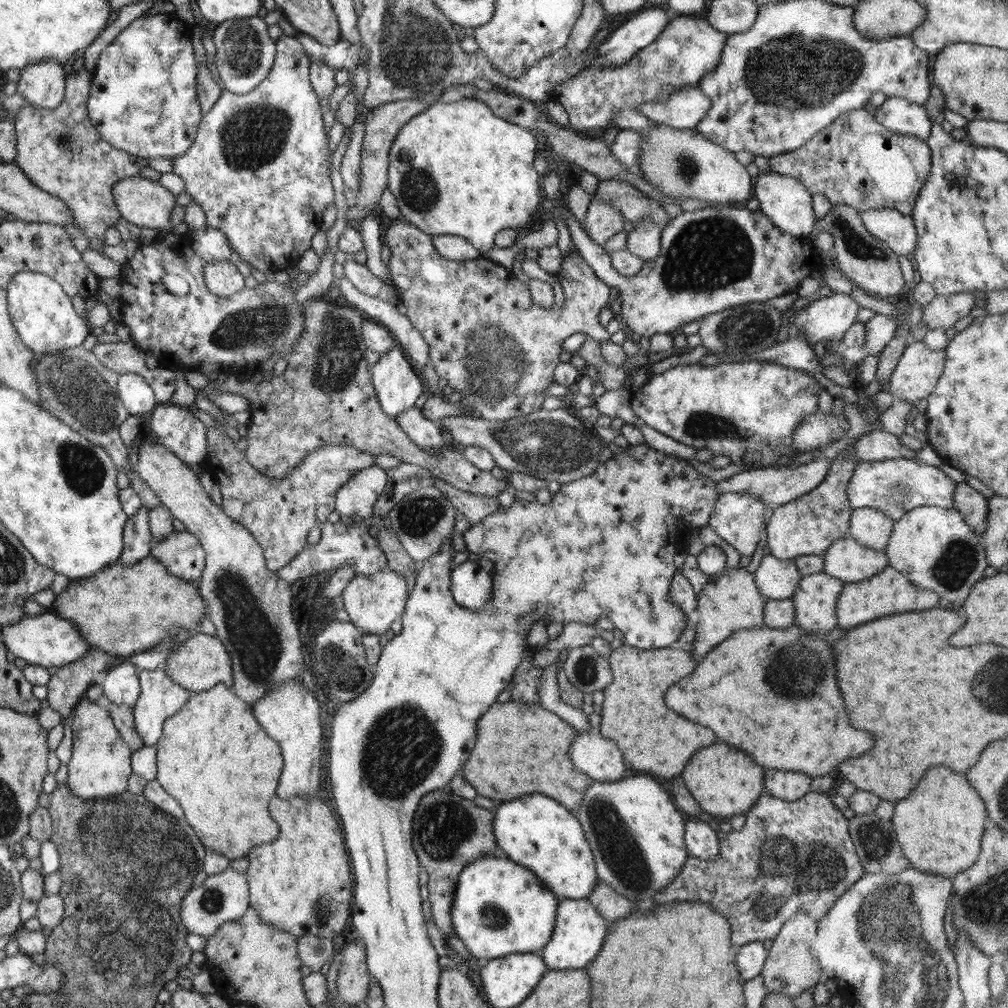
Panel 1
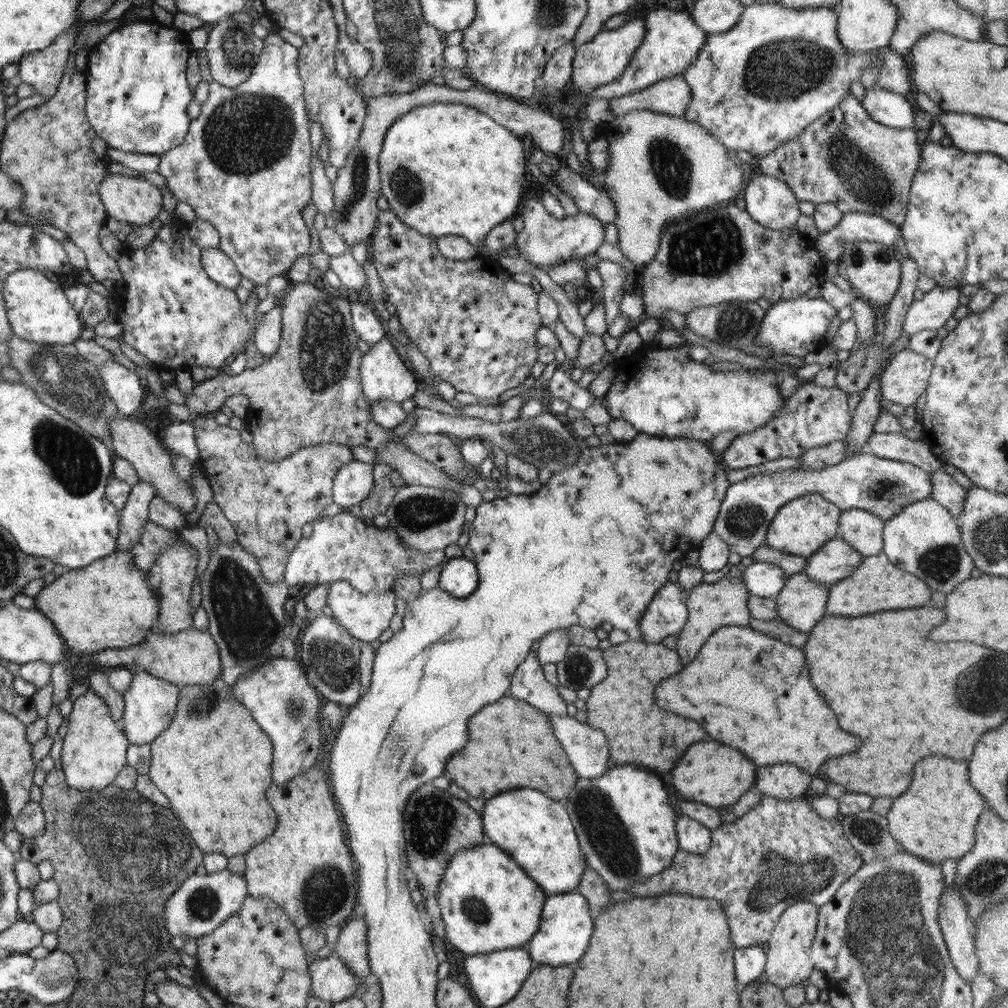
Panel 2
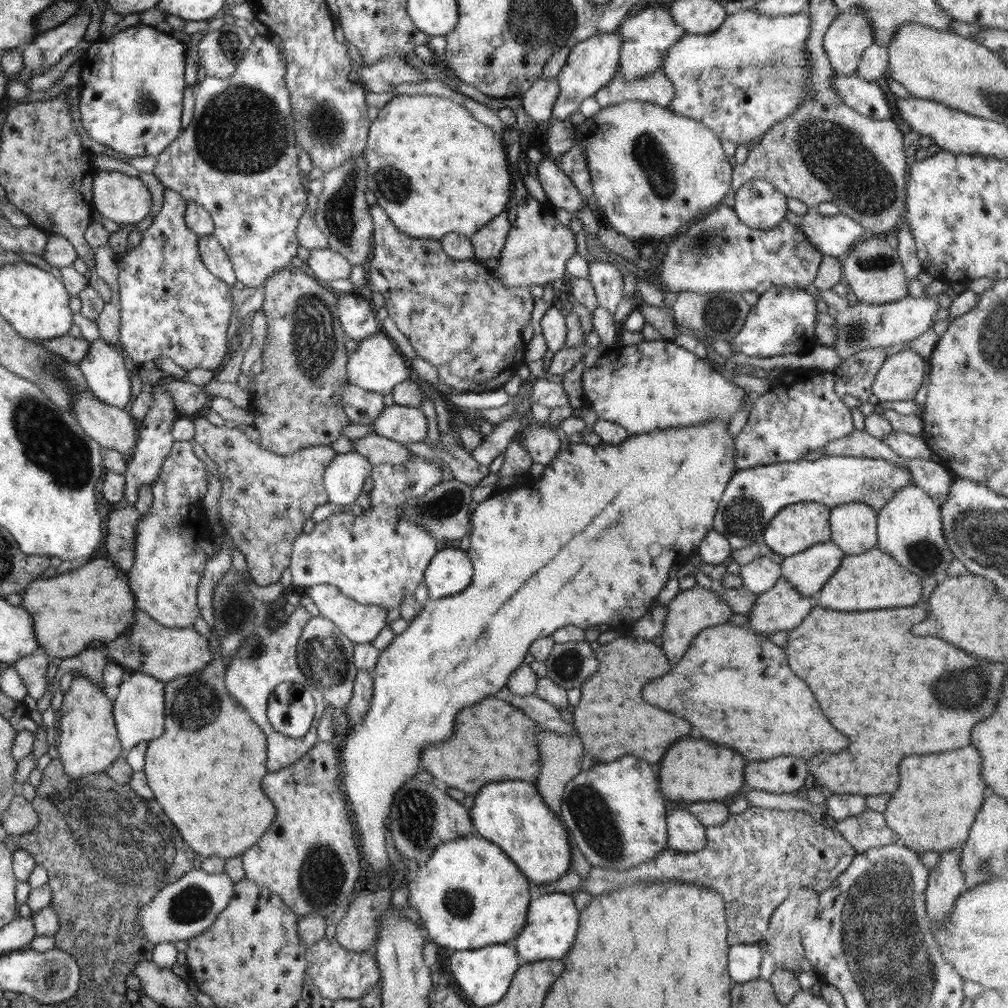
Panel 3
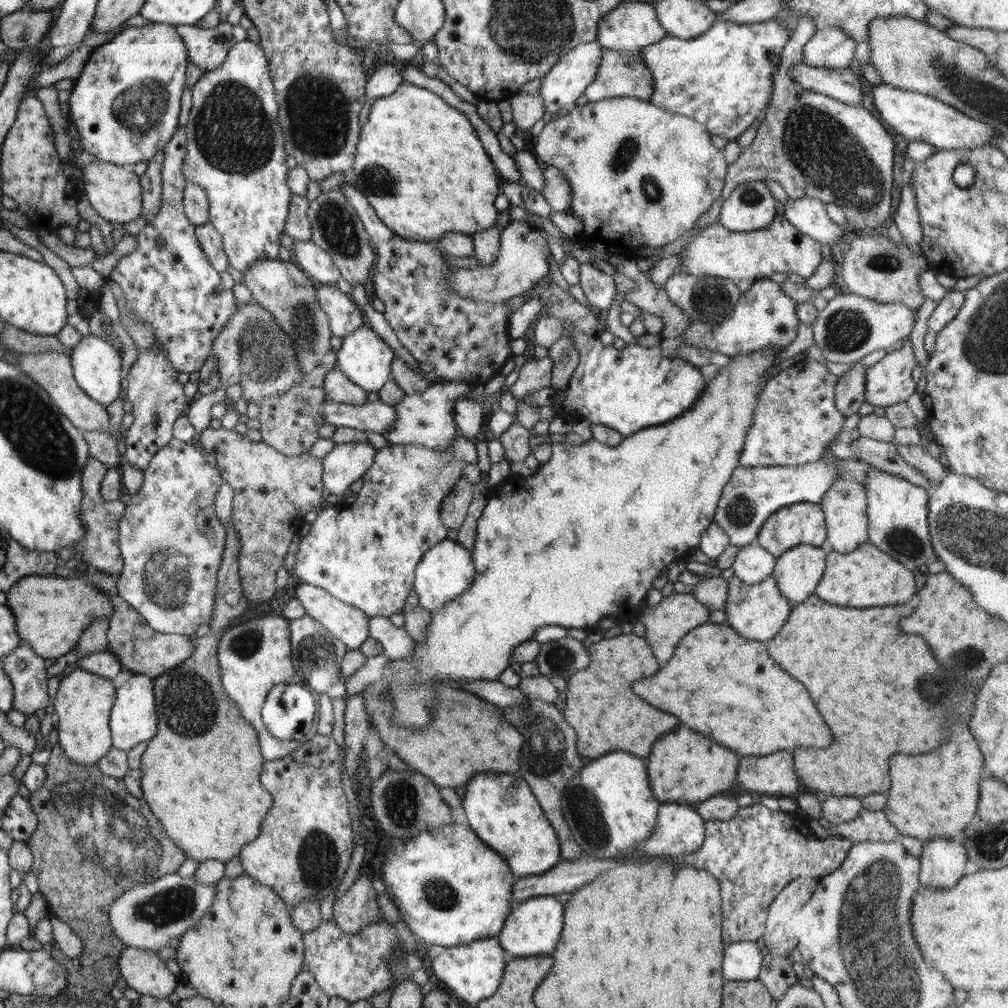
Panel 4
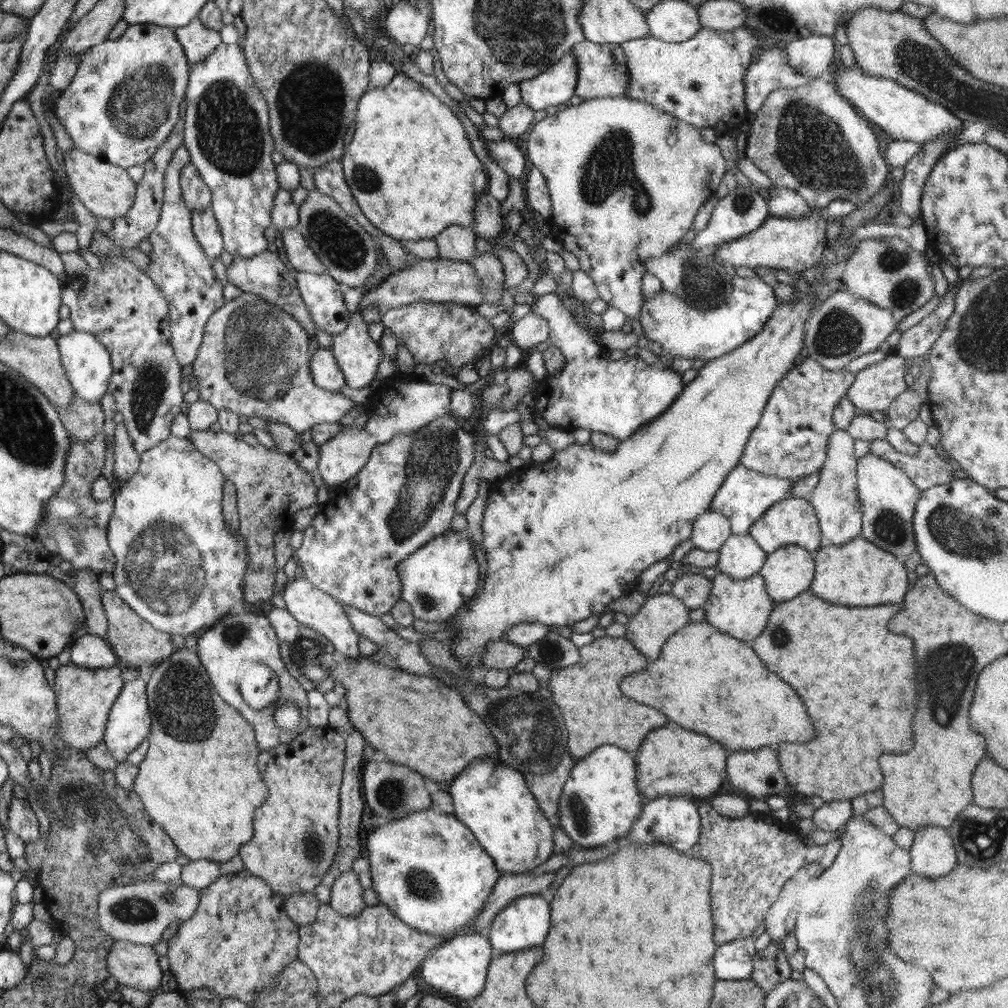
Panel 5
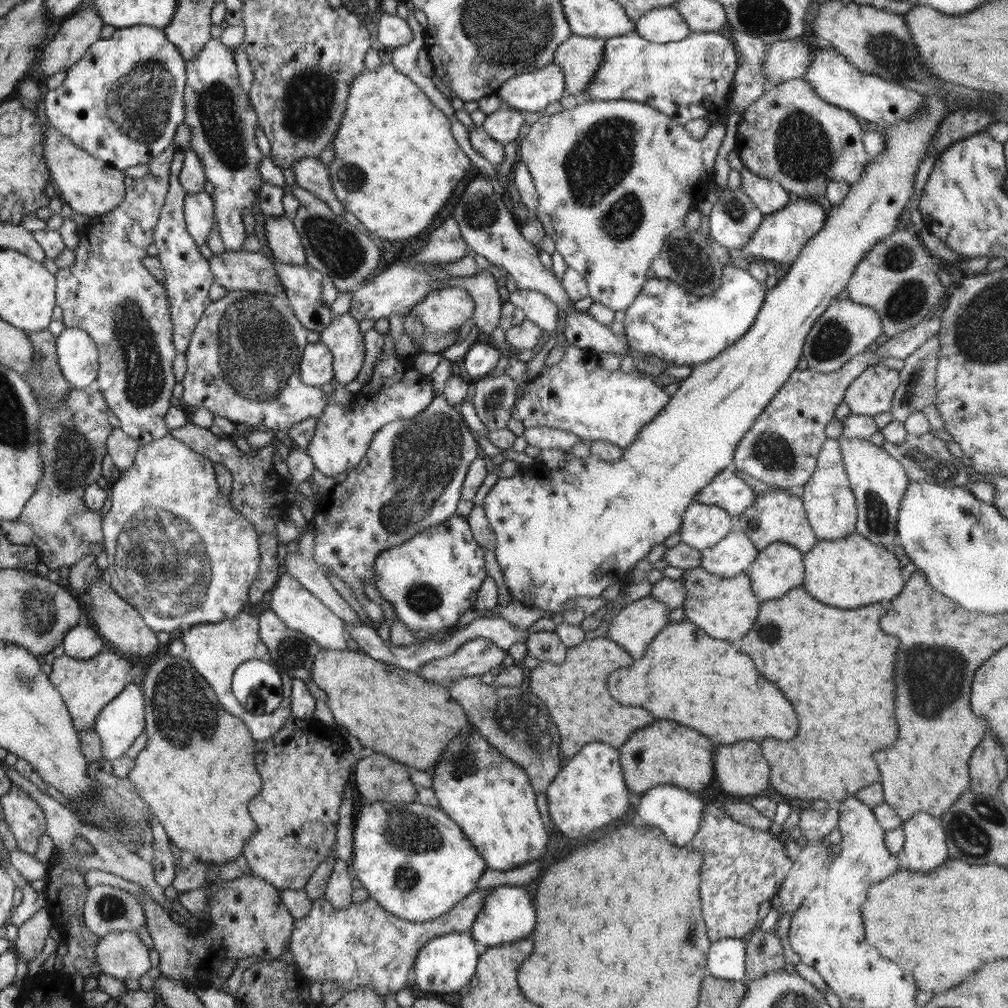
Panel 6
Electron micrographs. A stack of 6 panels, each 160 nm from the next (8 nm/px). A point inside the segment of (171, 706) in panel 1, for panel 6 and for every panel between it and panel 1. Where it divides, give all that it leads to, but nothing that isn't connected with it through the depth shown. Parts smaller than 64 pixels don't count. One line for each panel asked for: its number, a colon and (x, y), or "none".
2: (150, 703)
3: (138, 709)
4: (133, 720)
5: (128, 724)
6: (121, 721)

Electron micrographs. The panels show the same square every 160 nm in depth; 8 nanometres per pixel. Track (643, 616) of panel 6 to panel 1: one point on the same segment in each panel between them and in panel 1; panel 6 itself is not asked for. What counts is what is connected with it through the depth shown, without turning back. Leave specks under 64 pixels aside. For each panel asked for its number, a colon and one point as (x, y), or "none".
1: (732, 602)
2: (724, 603)
3: (692, 610)
4: (666, 623)
5: (660, 615)

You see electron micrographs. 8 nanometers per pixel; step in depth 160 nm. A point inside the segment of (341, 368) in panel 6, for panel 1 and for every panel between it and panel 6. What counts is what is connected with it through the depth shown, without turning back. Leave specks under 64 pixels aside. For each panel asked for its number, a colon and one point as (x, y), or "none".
1: (398, 385)
2: (384, 376)
3: (376, 365)
4: (364, 357)
5: (357, 355)

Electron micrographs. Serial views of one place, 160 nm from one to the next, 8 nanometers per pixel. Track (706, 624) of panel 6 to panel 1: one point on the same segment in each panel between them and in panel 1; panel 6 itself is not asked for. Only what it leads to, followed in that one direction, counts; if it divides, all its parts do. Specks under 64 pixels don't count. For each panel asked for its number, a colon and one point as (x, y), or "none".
1: (815, 599)
2: (802, 602)
3: (782, 607)
4: (758, 611)
5: (741, 607)

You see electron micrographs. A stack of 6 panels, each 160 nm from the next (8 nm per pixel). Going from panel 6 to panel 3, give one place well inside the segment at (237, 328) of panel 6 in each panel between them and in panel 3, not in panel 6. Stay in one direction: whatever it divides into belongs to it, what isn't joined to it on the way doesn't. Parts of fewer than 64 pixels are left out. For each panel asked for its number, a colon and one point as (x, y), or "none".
3: (404, 424)
4: (252, 350)
5: (254, 359)

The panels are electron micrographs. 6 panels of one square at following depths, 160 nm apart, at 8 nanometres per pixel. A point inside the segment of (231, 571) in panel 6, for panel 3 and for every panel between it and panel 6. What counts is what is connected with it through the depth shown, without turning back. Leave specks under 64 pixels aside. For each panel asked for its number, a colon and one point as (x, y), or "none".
3: (173, 541)
4: (170, 539)
5: (178, 565)

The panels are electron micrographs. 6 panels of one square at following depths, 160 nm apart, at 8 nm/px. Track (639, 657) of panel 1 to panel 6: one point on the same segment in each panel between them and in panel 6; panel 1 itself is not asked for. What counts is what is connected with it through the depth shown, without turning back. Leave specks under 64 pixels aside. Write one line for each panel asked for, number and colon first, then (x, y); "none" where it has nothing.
2: (620, 705)
3: (611, 698)
4: (602, 711)
5: (595, 712)
6: (575, 692)

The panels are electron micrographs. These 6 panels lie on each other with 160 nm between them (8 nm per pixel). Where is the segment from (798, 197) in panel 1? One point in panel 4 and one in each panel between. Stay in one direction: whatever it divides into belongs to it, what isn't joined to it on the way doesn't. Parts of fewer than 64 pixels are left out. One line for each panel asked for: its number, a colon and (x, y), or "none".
2: (771, 203)
3: (758, 205)
4: (751, 207)

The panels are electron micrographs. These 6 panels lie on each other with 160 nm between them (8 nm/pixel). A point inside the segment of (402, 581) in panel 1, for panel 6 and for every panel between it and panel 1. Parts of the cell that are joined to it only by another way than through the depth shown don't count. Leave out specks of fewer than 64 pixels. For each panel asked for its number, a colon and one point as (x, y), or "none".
2: (365, 616)
3: (360, 623)
4: (347, 623)
5: (311, 607)
6: (300, 610)

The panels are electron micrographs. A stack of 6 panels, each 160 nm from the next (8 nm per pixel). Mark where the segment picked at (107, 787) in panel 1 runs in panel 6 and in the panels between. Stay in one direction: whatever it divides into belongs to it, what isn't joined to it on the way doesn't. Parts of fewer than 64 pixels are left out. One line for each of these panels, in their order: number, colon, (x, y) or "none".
2: (94, 750)
3: (87, 742)
4: (82, 706)
5: (84, 696)
6: (86, 686)

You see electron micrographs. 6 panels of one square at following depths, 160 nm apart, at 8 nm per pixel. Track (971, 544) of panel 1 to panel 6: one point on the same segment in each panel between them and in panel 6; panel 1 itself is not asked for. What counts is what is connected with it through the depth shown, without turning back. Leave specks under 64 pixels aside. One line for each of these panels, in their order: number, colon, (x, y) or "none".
2: (924, 539)
3: (909, 528)
4: (897, 513)
5: (888, 497)
6: (878, 482)

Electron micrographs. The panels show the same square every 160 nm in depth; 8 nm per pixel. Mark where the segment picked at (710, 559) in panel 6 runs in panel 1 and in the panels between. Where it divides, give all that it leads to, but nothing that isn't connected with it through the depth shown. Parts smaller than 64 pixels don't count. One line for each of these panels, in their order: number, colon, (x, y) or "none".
1: (777, 579)
2: (763, 579)
3: (758, 576)
4: (752, 563)
5: (740, 556)

